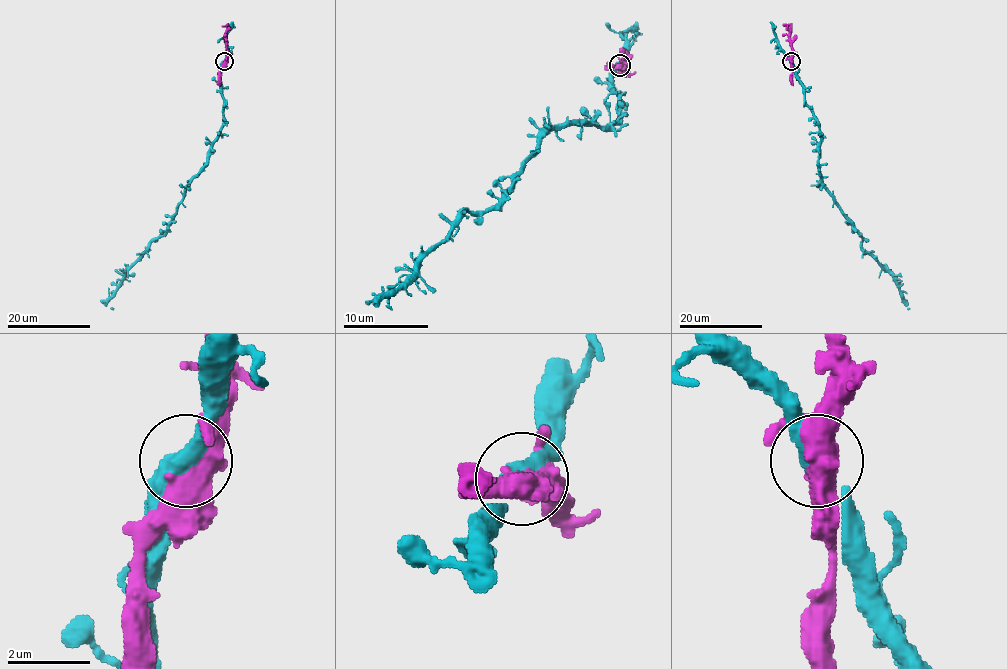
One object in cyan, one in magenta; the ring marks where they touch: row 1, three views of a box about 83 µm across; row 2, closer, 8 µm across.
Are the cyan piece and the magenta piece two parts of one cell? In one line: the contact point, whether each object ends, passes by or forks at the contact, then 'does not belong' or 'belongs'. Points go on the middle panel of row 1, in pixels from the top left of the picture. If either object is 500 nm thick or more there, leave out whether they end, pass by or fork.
(619, 65) | cyan passes by | magenta forks | does not belong

